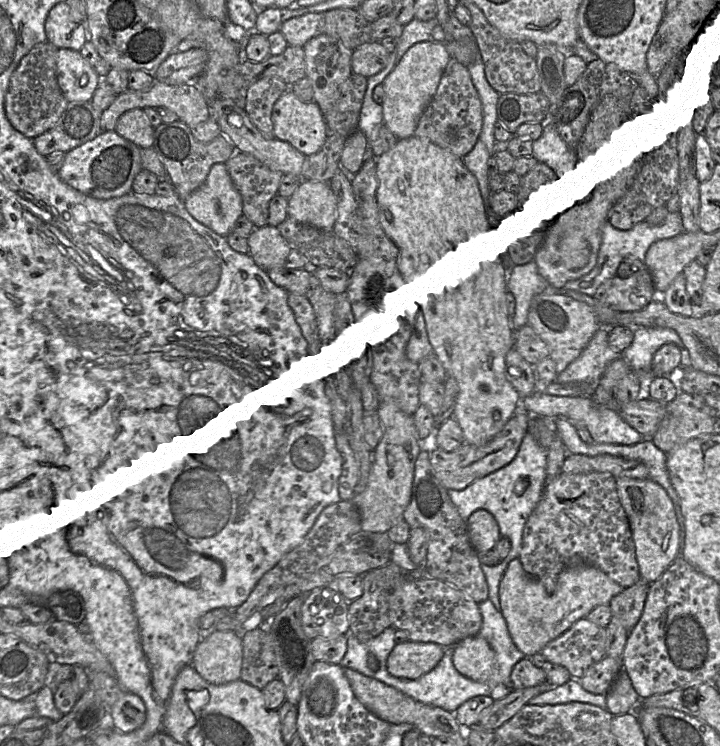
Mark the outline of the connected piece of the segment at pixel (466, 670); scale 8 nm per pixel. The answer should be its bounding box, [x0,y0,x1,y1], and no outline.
[453,635,495,683]

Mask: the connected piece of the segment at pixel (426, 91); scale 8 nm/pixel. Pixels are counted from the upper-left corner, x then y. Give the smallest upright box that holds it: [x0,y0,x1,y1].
[382,42,451,140]

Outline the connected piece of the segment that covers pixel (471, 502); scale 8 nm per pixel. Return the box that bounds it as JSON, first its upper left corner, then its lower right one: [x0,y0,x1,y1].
[447,431,547,612]

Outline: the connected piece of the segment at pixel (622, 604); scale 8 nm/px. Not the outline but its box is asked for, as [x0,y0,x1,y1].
[610,579,650,631]

